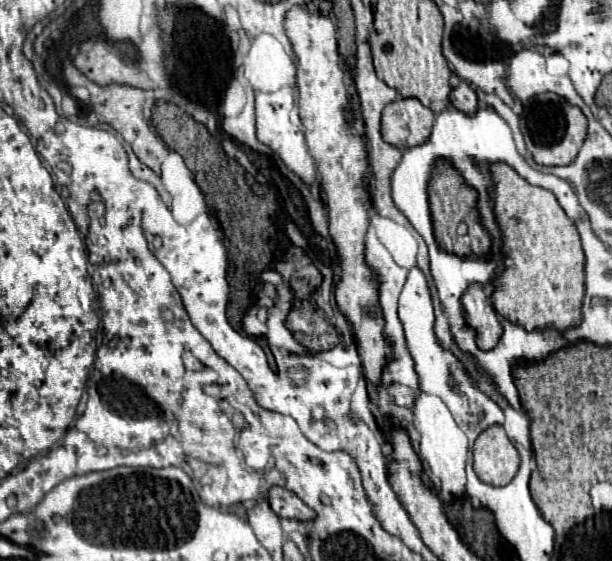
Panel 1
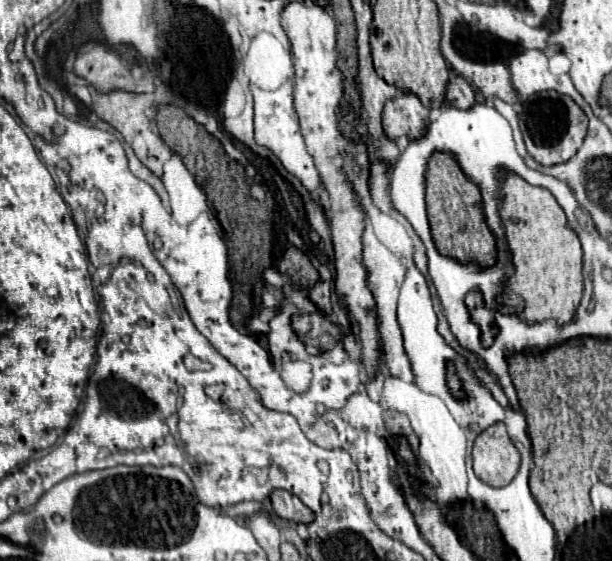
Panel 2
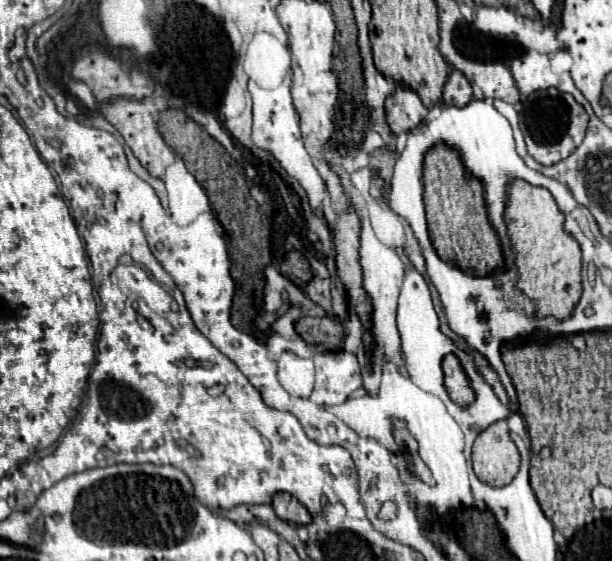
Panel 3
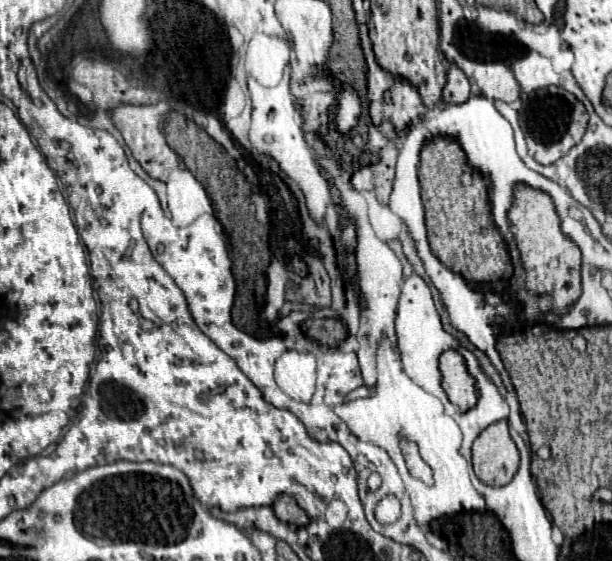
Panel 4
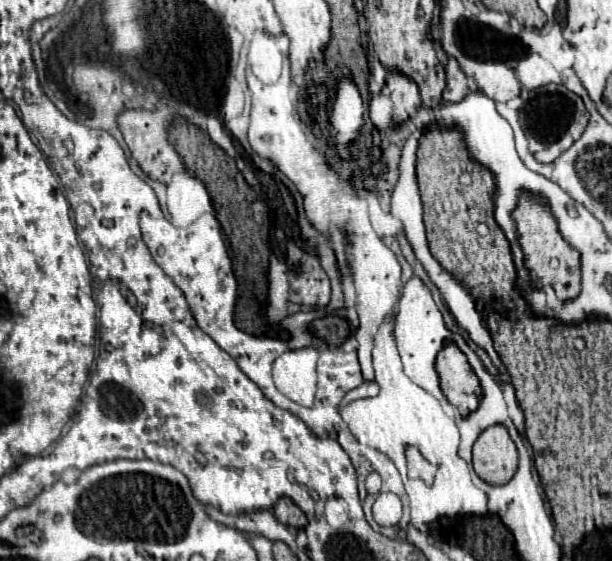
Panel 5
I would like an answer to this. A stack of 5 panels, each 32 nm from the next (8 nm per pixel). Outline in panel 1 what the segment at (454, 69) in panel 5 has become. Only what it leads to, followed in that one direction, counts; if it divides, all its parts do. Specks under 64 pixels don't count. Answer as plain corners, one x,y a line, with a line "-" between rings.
460,82
460,84
450,92
450,102
452,102
452,106
458,108
460,112
474,112
474,108
478,108
476,92
474,92
466,82

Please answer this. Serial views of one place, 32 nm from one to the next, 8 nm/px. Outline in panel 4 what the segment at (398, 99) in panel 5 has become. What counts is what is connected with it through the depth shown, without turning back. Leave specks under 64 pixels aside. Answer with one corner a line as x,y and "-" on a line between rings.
404,80
394,82
394,86
386,94
386,100
392,104
390,124
396,132
410,128
422,116
422,112
426,112
416,88

